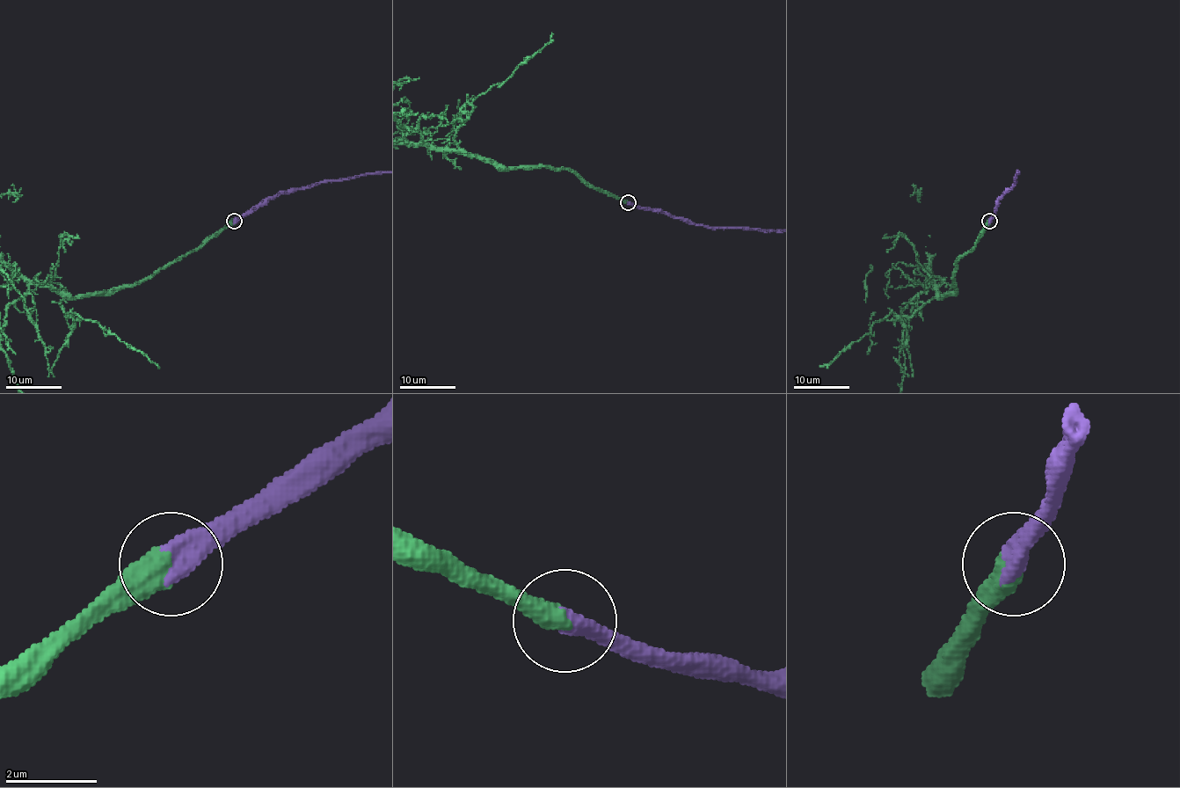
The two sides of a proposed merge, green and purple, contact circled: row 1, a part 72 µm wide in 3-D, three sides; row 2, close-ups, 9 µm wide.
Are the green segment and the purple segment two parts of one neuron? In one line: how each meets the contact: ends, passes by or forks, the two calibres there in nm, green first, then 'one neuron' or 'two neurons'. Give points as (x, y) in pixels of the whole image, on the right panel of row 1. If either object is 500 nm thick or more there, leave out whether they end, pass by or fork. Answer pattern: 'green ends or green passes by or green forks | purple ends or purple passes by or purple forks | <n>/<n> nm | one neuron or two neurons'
550/550 nm | one neuron

